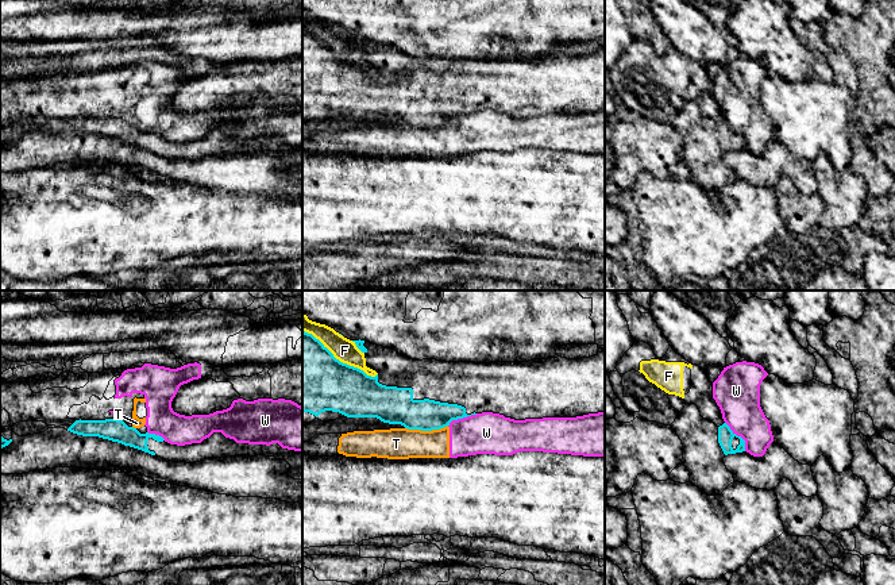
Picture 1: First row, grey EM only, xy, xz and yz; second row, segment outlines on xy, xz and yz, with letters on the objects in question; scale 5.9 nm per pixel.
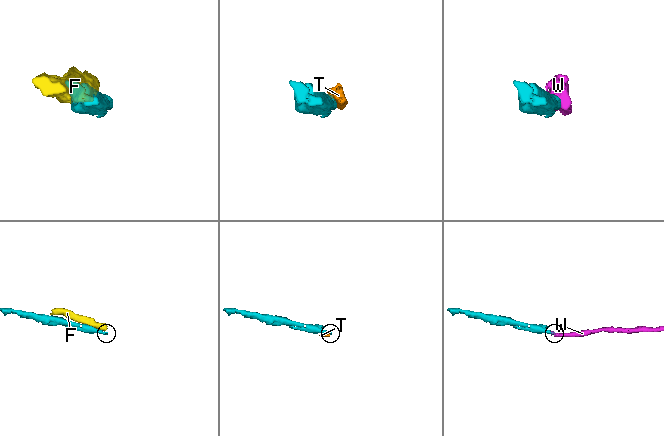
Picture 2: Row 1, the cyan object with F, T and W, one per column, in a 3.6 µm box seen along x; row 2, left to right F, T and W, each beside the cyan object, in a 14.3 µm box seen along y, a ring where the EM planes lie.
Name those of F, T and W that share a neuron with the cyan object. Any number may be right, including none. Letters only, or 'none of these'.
none of these

